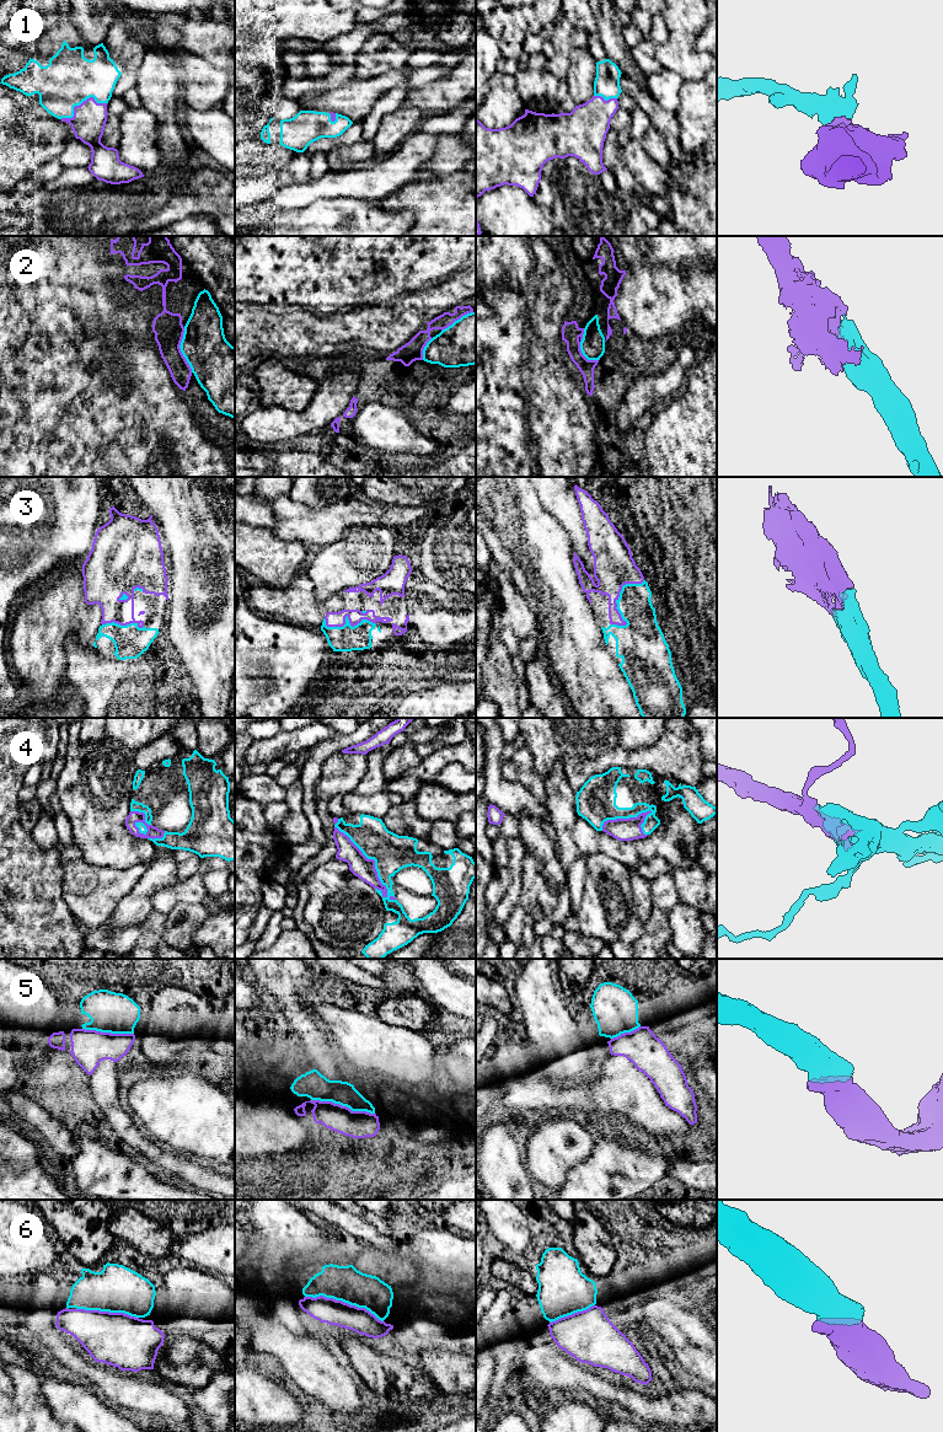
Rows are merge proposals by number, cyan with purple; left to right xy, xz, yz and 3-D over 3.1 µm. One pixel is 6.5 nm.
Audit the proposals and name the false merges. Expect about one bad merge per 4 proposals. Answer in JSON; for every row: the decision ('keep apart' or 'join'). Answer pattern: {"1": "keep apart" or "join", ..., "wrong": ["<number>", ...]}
{"1": "join", "2": "join", "3": "join", "4": "join", "5": "join", "6": "join", "wrong": []}

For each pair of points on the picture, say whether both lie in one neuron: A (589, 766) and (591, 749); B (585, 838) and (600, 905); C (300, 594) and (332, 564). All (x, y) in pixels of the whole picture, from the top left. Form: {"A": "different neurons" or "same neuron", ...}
{"A": "different neurons", "B": "different neurons", "C": "different neurons"}

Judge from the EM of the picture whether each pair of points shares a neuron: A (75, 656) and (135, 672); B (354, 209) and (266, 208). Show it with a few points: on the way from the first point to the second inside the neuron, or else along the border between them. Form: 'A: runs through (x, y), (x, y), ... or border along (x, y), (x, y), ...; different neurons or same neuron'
A: runs through (90, 656), (97, 658), (112, 672), (121, 672); same neuron
B: runs through (332, 219), (288, 219); same neuron

